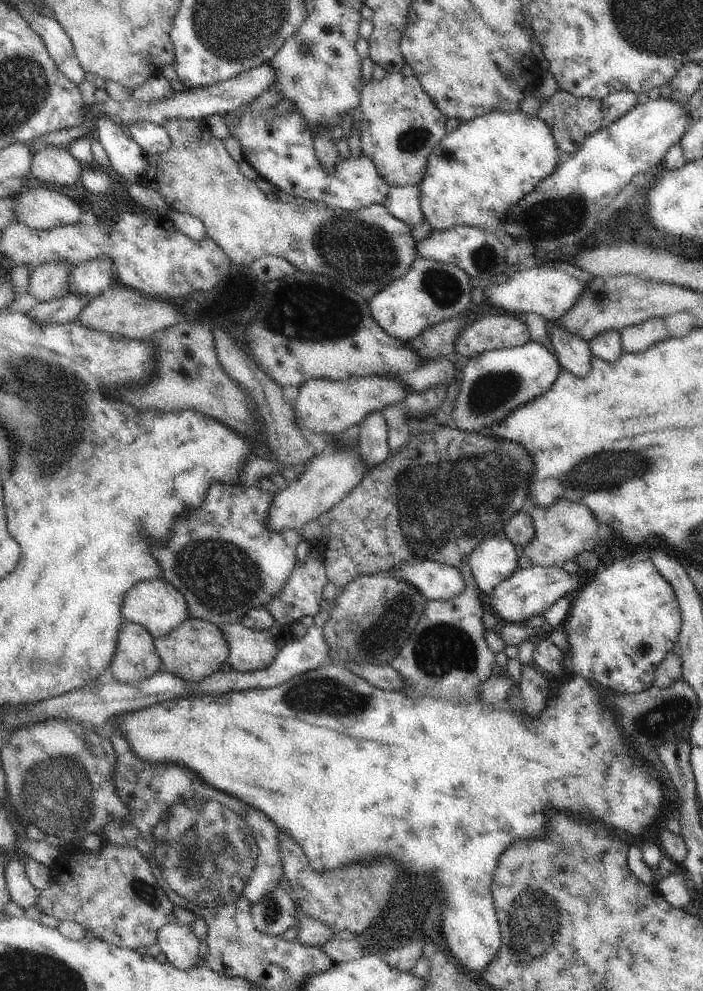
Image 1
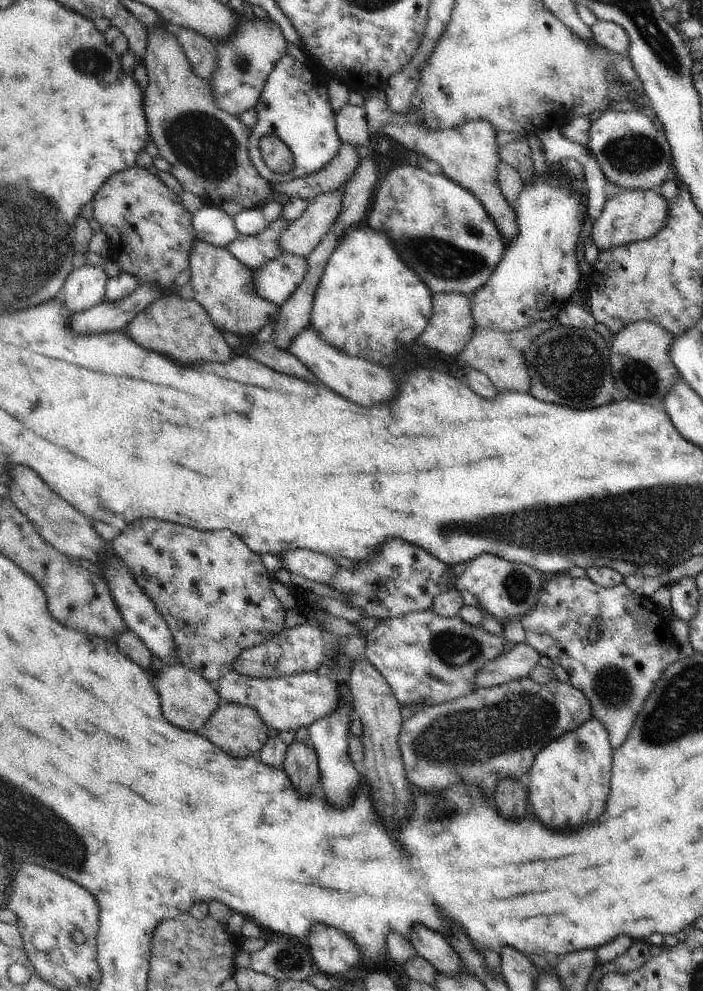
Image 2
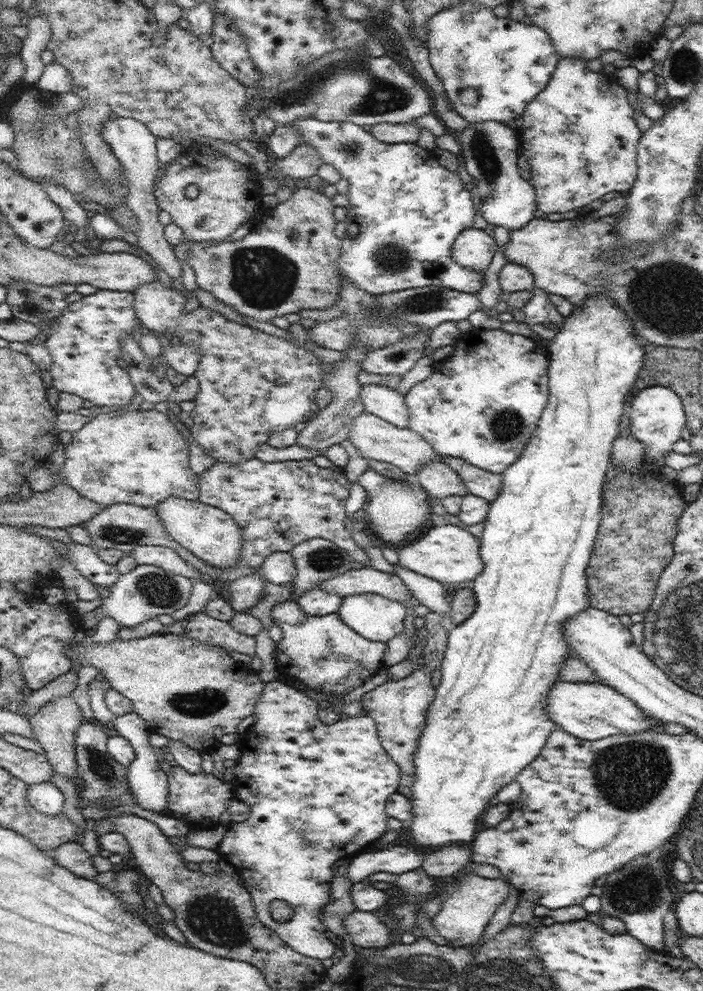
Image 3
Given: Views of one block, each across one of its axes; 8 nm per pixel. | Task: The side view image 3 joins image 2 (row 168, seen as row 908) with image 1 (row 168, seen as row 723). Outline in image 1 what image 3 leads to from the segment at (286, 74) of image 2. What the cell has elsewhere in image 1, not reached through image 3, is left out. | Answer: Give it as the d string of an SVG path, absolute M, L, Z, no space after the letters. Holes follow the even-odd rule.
M235 110L227 114L225 122L229 128L229 134L237 134L241 142L241 152L243 152L243 162L249 164L259 178L267 180L271 186L277 186L279 192L289 192L293 198L303 198L305 202L313 204L325 204L327 208L339 208L339 210L365 210L373 204L383 206L395 220L401 220L409 228L419 226L423 218L421 210L421 188L417 184L409 186L389 186L385 184L369 158L359 156L351 158L345 148L341 148L339 160L335 164L335 172L327 176L323 168L319 166L315 158L315 140L313 136L305 130L305 124L297 114L283 114L283 116L273 116L273 110L263 112L261 116L251 116L251 114L241 114L241 110Z

